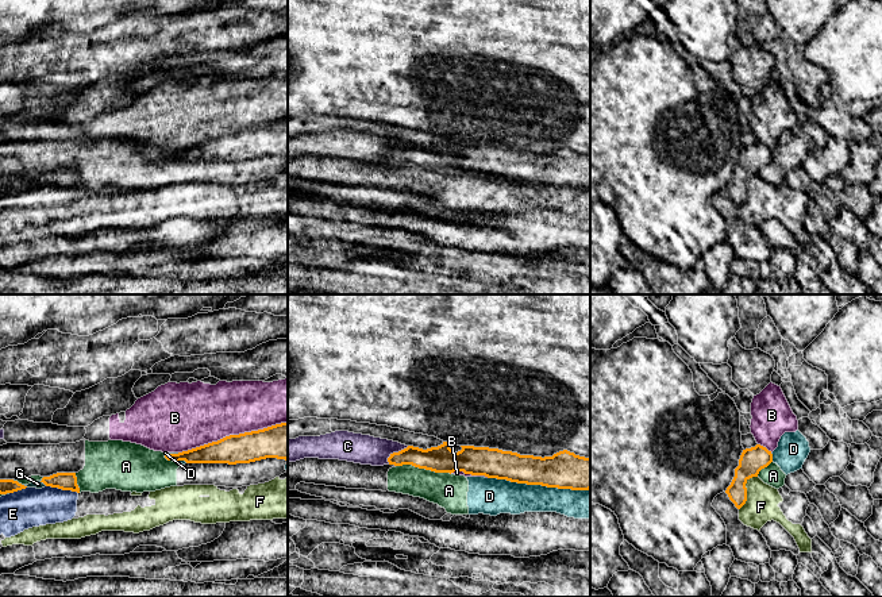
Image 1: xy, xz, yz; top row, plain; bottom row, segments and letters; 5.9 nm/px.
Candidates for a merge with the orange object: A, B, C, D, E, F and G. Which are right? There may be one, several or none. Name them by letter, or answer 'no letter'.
no letter

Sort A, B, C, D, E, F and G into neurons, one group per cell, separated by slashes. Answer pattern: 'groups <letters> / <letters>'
groups A D G / B C / E F

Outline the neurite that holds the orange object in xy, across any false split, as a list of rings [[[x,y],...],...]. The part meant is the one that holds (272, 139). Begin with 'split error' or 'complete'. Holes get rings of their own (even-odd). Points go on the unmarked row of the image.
complete; [[[288,120],[263,127],[230,132],[178,151],[165,151],[167,158],[178,161],[250,161],[266,155],[288,158]]]

